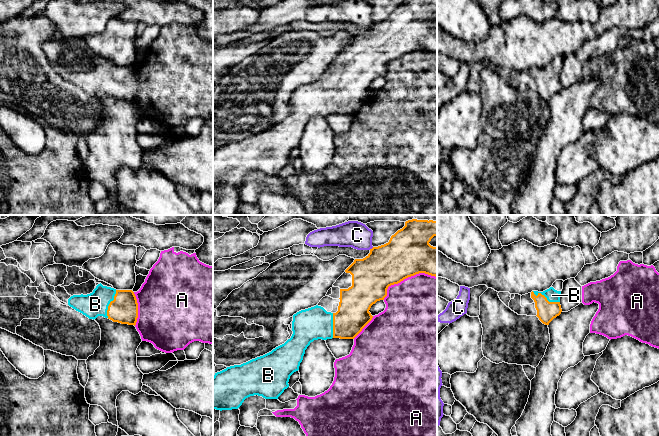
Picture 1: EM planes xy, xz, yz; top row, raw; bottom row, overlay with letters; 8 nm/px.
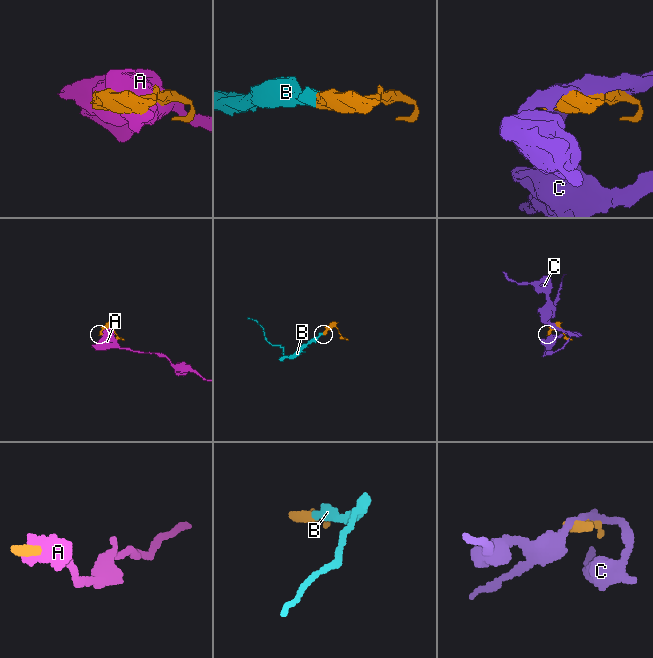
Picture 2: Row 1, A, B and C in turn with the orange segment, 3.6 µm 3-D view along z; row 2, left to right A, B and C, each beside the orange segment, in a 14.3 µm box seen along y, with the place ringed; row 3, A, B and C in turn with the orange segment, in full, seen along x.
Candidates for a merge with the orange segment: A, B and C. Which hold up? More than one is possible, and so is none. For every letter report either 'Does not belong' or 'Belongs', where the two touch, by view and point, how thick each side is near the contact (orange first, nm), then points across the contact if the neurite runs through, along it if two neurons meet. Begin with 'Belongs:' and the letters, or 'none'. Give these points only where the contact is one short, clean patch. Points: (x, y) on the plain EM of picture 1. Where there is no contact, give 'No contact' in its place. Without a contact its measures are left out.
Belongs: B
A: Does not belong. Touches orange at xz (406, 53). Thickness 360 nm (orange) against 480 nm
B: Belongs. Touches orange at yz (546, 74). Thickness 160 nm (orange) against 110 nm. Path across: yz (546, 87), (546, 74), (552, 71)
C: Does not belong. Touches orange at xz (372, 24). Thickness 320 nm (orange) against 200 nm

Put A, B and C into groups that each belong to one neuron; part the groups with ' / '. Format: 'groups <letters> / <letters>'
groups A / B / C

